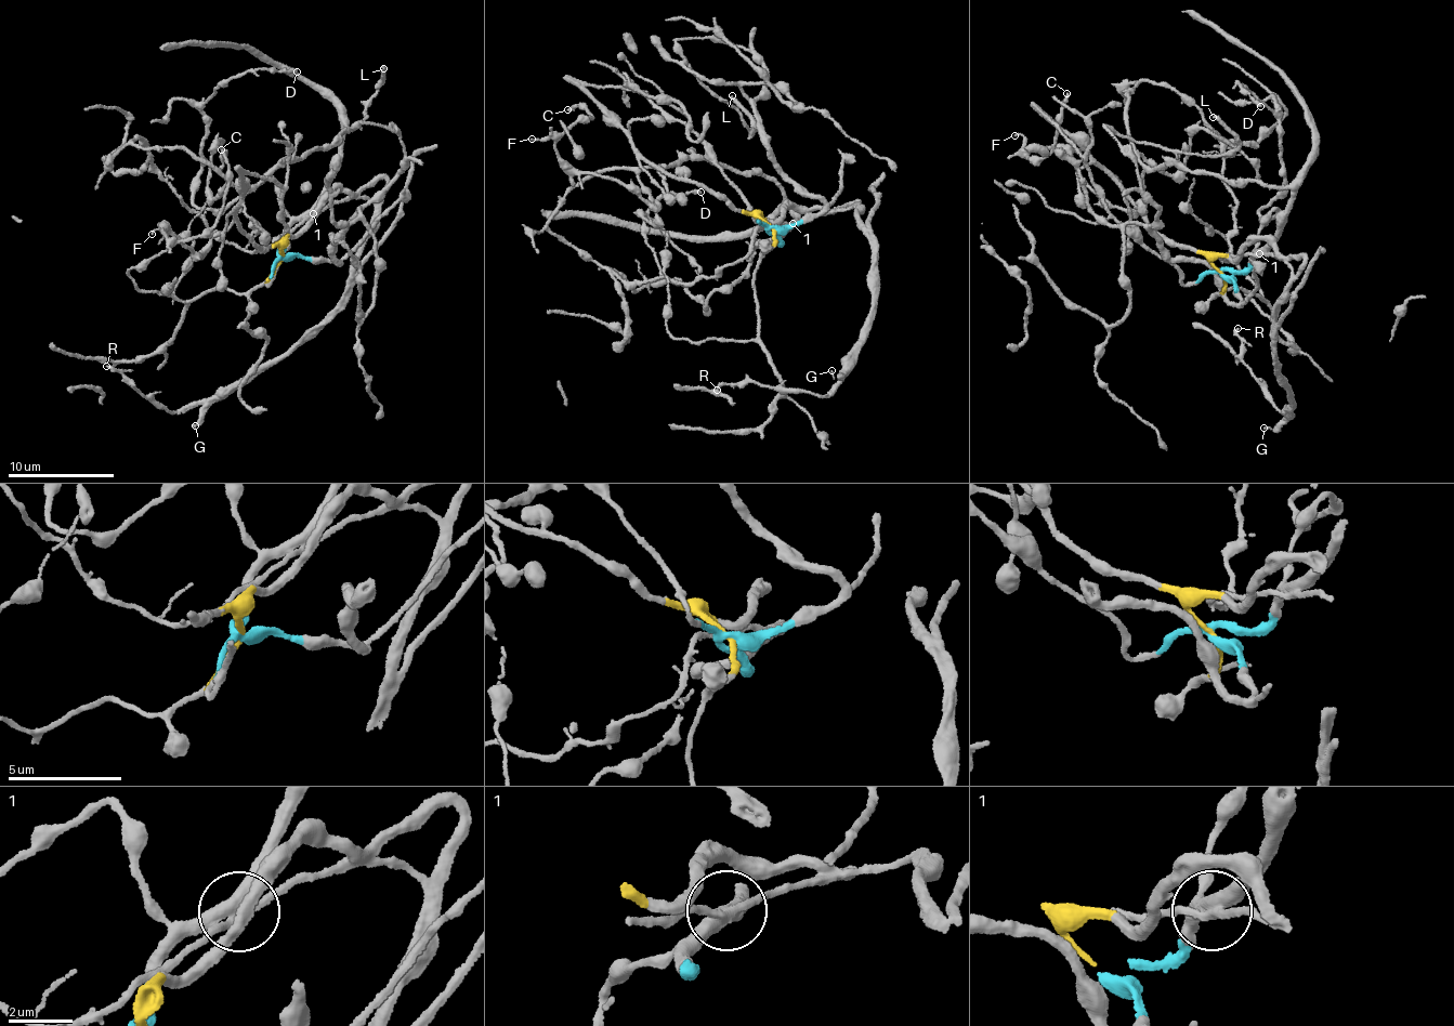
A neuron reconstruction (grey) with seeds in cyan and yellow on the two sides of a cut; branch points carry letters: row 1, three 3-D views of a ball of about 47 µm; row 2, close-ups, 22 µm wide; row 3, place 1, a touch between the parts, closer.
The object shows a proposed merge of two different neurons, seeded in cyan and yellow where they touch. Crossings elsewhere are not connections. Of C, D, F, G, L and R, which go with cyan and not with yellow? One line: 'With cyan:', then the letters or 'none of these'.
With cyan: C, D, F, L

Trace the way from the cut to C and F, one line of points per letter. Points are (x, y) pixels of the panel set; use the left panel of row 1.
C: (284, 257), (350, 128), (273, 165), (196, 255), (165, 232), (185, 240), (215, 225), (228, 182), (221, 149)
F: (284, 257), (345, 126), (273, 165), (198, 253), (169, 227), (169, 239), (153, 235)

